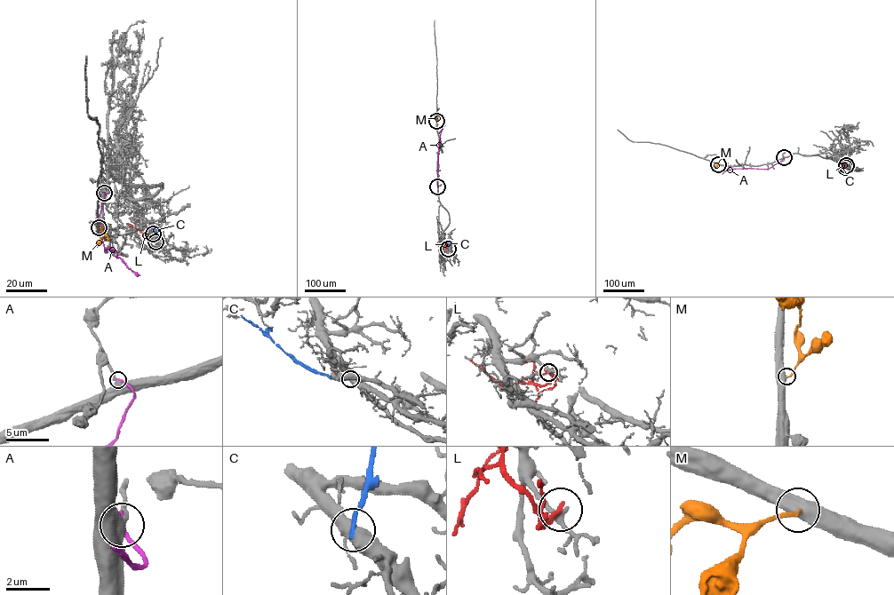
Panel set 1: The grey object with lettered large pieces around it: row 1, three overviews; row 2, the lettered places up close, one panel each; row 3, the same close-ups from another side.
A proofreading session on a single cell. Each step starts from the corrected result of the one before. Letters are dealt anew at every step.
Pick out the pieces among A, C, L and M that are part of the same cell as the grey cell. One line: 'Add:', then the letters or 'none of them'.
Add: M

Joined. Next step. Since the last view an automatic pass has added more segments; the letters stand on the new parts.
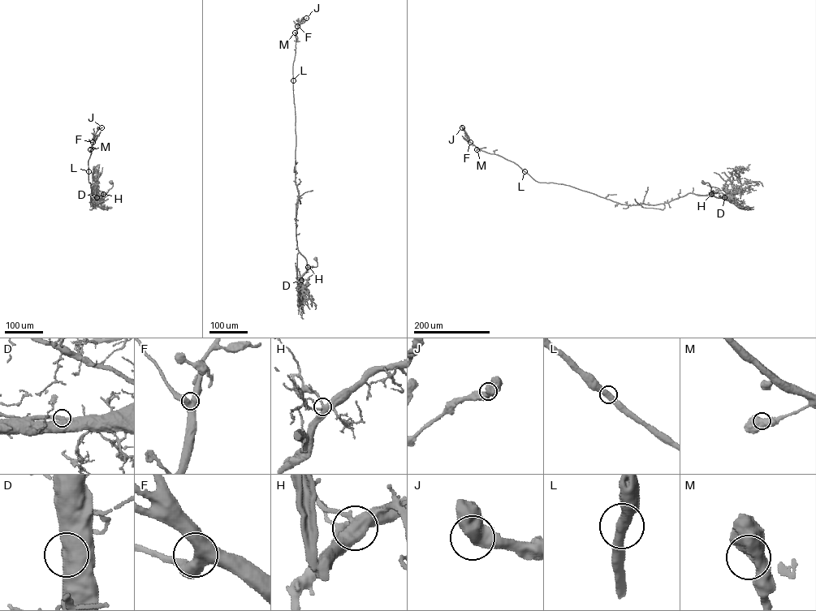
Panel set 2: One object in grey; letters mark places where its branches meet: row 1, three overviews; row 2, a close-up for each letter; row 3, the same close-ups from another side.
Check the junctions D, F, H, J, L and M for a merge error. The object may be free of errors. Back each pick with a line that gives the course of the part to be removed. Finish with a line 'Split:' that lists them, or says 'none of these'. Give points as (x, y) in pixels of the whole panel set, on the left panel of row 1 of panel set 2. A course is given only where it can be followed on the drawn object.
Split: none of these

